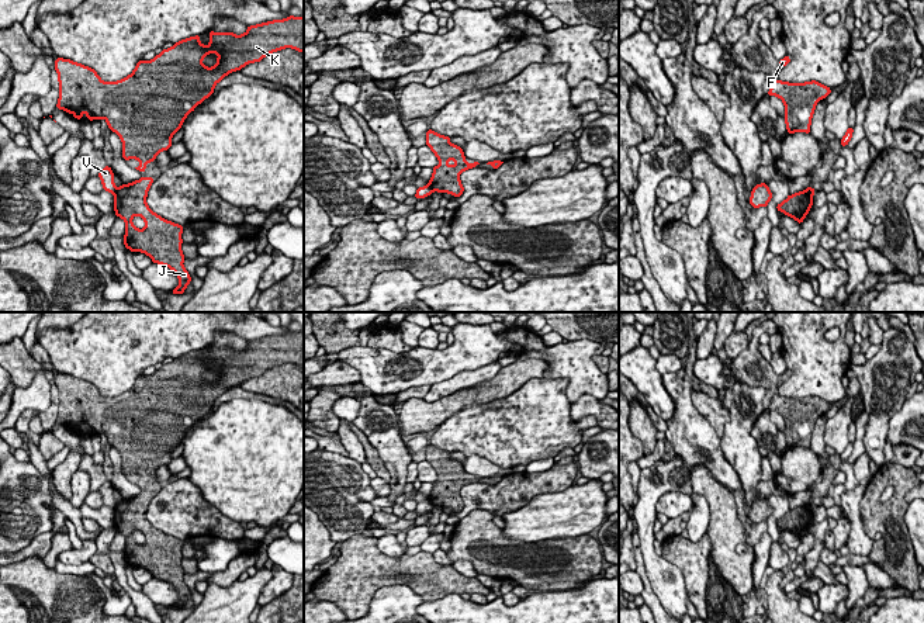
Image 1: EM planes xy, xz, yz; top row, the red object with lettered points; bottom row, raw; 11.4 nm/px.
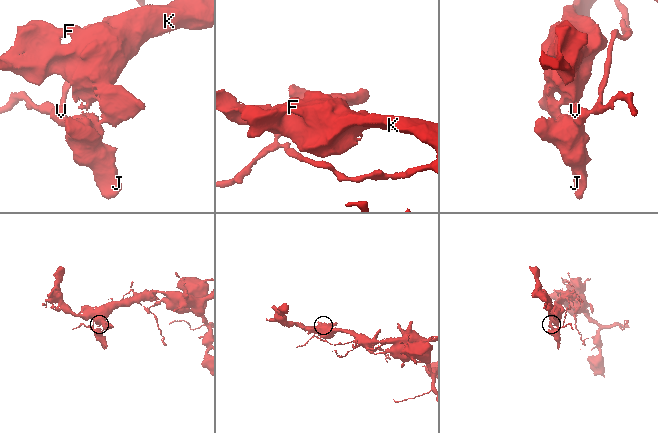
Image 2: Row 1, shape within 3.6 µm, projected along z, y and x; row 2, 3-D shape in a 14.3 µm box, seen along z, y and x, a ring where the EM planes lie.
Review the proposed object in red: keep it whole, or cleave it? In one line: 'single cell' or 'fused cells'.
fused cells

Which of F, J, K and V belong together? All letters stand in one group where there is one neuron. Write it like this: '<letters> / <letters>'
F J K / V

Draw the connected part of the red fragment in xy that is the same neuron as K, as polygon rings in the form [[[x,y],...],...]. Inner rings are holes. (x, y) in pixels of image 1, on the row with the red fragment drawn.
[[[290,15],[284,20],[249,25],[242,35],[210,31],[207,46],[198,41],[200,37],[181,39],[152,60],[139,60],[134,72],[118,82],[103,82],[94,69],[58,58],[55,70],[59,98],[55,108],[68,111],[79,121],[83,114],[90,121],[104,118],[108,128],[122,141],[122,158],[139,160],[142,165],[135,169],[143,173],[146,165],[156,160],[159,152],[173,145],[172,136],[181,128],[186,117],[212,96],[215,84],[225,76],[284,48],[304,52],[304,17]],[[208,53],[218,55],[217,65],[212,68],[203,65]]]

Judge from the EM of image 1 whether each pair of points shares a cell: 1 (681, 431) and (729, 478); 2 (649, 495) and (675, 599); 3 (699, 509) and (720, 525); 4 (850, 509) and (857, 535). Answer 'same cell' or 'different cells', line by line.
1: same cell
2: same cell
3: different cells
4: same cell

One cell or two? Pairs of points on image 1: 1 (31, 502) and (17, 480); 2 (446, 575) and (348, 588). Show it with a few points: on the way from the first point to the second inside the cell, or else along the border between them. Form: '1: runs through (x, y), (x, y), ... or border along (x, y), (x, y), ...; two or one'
1: border along (26, 463), (24, 487), (14, 492); two
2: runs through (422, 574), (412, 570), (371, 570); one

